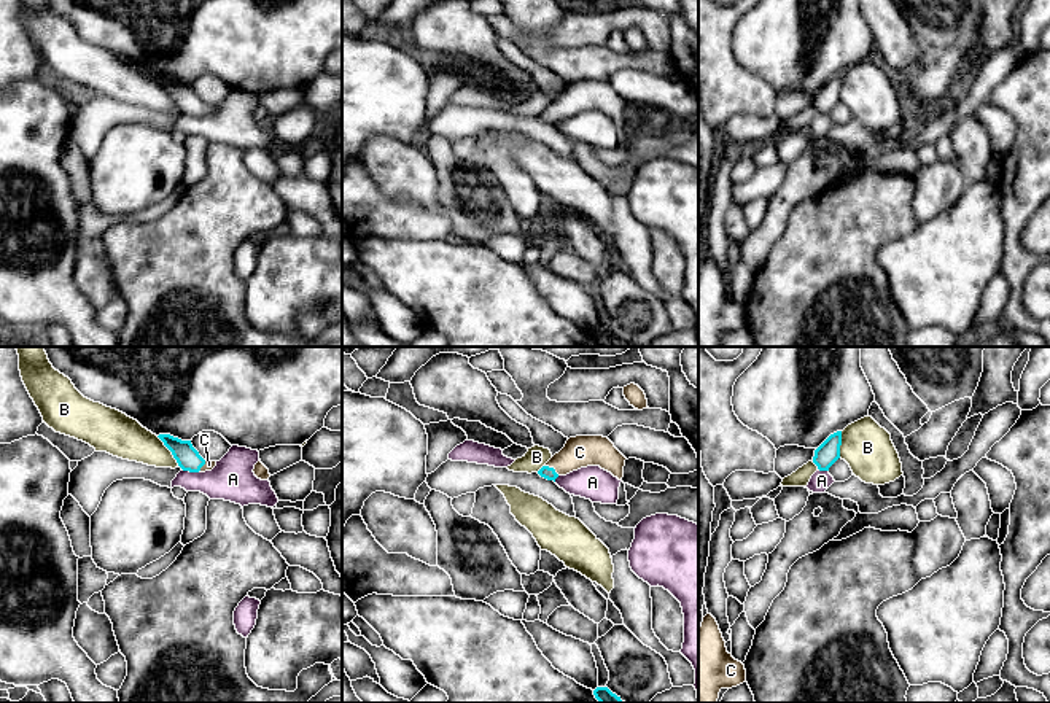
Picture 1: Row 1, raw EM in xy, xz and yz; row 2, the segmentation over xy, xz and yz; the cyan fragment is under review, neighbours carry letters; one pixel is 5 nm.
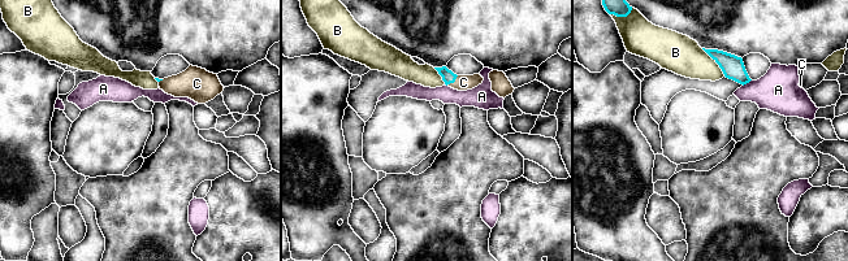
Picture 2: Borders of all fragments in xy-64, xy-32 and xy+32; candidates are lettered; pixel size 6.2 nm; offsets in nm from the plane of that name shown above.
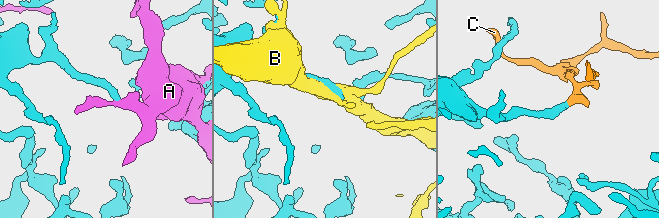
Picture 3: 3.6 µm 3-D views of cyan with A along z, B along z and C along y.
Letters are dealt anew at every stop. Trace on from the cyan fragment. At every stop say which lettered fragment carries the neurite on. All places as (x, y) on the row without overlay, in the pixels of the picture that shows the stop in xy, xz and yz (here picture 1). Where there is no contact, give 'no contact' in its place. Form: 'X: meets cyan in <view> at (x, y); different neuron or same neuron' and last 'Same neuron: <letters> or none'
A: meets cyan in xy at (191, 115); different neuron
B: meets cyan in xy at (171, 94); different neuron
C: meets cyan in xz at (552, 112); same neuron
Same neuron: C

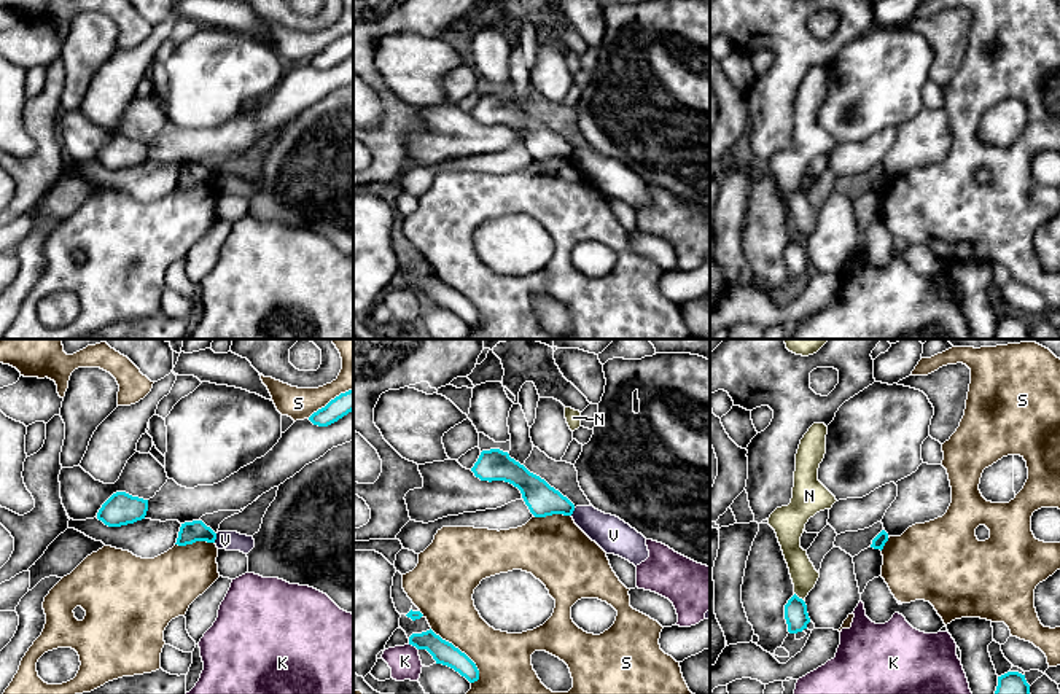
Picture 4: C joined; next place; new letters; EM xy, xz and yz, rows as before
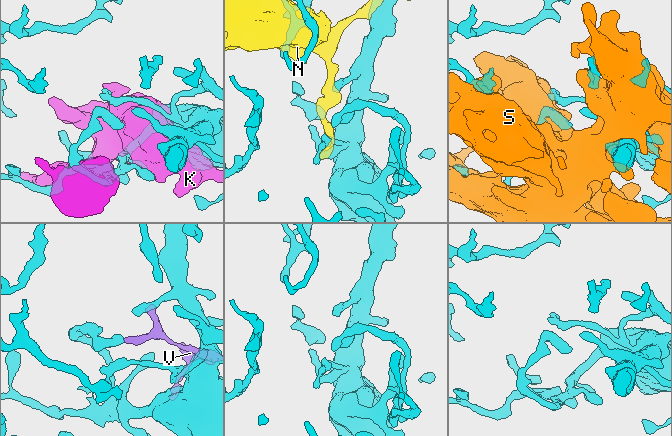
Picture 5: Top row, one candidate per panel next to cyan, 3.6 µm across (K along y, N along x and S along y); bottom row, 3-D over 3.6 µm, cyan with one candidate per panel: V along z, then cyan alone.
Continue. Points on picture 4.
K: meets cyan in xz at (414, 288); different neuron
N: meets cyan in yz at (798, 241); different neuron
S: meets cyan in xz at (460, 295); different neuron
V: meets cyan in xy at (215, 182); different neuron
Same neuron: none

